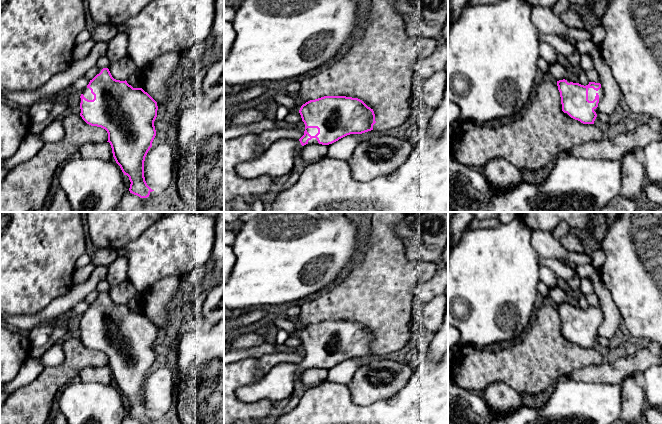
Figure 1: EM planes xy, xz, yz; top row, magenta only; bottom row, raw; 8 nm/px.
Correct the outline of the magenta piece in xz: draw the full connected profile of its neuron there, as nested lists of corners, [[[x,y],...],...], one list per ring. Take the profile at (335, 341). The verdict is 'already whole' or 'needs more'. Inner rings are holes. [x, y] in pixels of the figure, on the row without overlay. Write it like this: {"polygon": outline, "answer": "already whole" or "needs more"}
{"polygon": [[[324,320],[310,324],[299,334],[305,355],[299,364],[275,365],[260,381],[240,387],[236,397],[245,403],[270,400],[273,403],[290,398],[297,373],[307,368],[329,369],[350,358],[373,354],[373,333],[358,322]]], "answer": "needs more"}

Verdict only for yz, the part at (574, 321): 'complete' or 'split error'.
split error

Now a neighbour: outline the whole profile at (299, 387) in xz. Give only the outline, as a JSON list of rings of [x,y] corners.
[[[300,370],[297,373],[292,397],[290,398],[287,406],[282,410],[281,415],[288,413],[292,408],[294,408],[299,403],[302,395],[305,393],[306,385],[302,381],[303,371],[304,370]]]

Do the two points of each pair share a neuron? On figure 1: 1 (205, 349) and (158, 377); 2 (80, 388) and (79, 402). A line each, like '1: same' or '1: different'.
1: different
2: same

